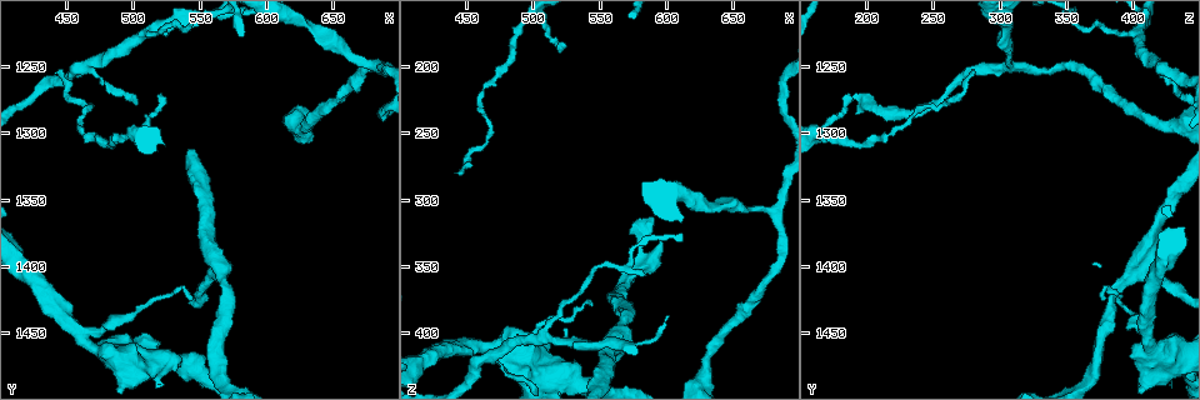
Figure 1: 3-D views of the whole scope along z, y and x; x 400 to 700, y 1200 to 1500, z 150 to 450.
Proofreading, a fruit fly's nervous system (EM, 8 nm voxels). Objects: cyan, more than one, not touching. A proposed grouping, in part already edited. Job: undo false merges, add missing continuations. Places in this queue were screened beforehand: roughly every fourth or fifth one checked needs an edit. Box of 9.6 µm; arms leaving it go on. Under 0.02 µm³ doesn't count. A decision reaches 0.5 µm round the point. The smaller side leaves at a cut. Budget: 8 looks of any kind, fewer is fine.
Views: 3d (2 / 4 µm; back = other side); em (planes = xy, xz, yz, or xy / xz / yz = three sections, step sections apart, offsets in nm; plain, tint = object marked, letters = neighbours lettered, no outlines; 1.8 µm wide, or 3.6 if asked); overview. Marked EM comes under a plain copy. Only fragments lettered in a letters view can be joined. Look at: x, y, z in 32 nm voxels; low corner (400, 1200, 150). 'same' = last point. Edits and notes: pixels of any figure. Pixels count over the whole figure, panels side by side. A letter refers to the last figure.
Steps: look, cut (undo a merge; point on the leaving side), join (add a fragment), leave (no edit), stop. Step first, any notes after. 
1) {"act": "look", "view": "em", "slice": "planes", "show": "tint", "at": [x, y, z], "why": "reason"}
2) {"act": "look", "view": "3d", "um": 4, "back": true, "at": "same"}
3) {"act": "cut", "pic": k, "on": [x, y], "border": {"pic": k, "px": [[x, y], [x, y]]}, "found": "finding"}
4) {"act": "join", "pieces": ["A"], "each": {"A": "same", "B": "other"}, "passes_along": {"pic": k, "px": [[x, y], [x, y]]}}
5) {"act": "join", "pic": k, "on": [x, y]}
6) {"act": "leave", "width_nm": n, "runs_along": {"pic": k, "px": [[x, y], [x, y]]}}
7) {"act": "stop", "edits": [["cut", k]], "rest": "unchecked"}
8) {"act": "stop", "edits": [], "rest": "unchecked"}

{"act": "look", "view": "3d", "um": 2, "back": true, "at": [462, 1456, 410]}

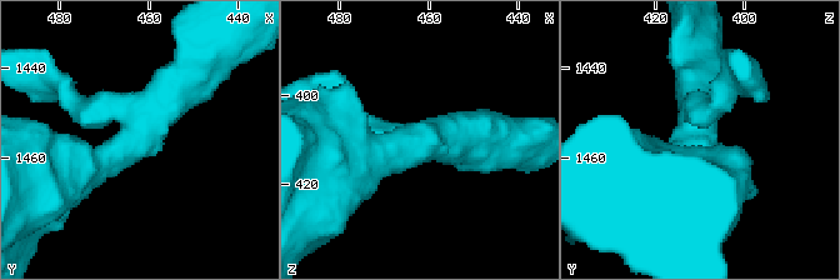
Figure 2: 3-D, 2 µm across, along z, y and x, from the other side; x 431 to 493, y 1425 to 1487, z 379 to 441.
{"act": "look", "view": "em", "slice": "planes", "show": "tint", "at": [462, 1454, 411], "arms": 3, "arm_widths_nm": [160, 340, 500], "why": "need the tissue"}

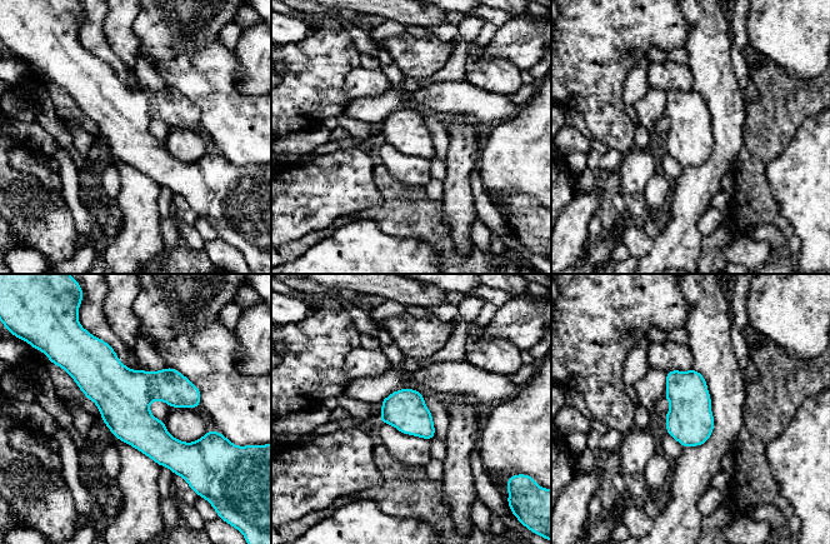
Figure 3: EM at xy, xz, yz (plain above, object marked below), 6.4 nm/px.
{"act": "look", "view": "em", "slice": "planes", "show": "letters", "at": "same"}

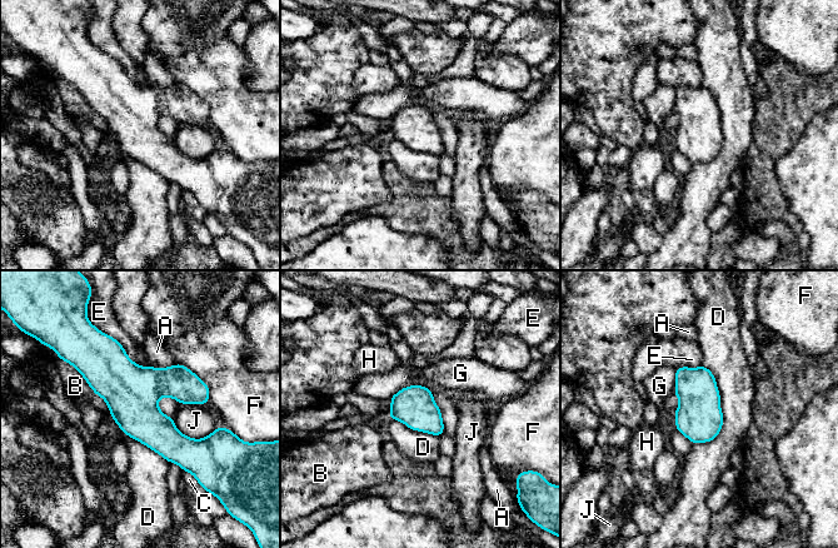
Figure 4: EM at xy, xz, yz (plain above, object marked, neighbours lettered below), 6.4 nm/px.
{"act": "leave", "each": {"A": "other", "B": "other", "C": "other", "D": "other", "E": "other", "F": "other", "G": "other", "H": "other", "J": "other"}, "border": {"pic": 4, "px": [[703, 364], [722, 429], [692, 444]]}, "found": "continuous, no second cell"}

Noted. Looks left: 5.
{"act": "look", "view": "em", "slice": "xz", "step": 4, "show": "letters", "at": [480, 1310, 196], "why": "thin neck"}

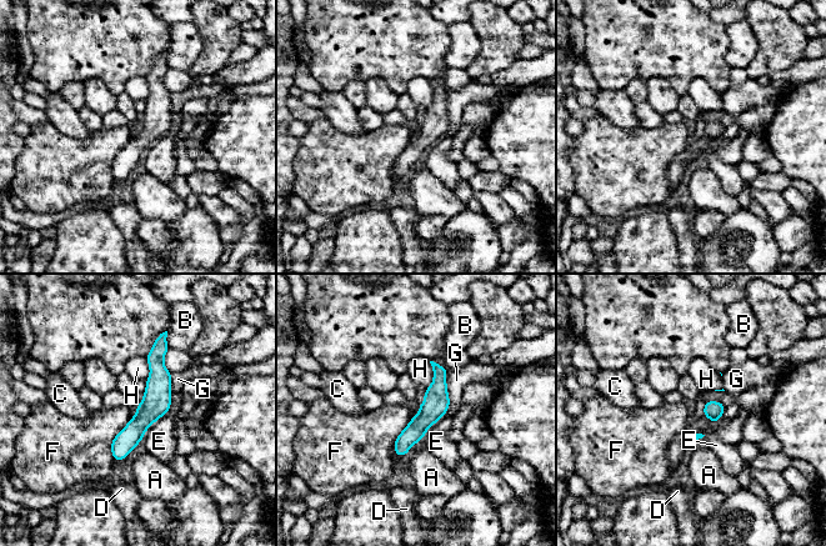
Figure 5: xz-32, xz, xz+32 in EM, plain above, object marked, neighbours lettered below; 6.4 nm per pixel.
{"act": "look", "view": "em", "slice": "planes", "show": "letters", "at": "same"}

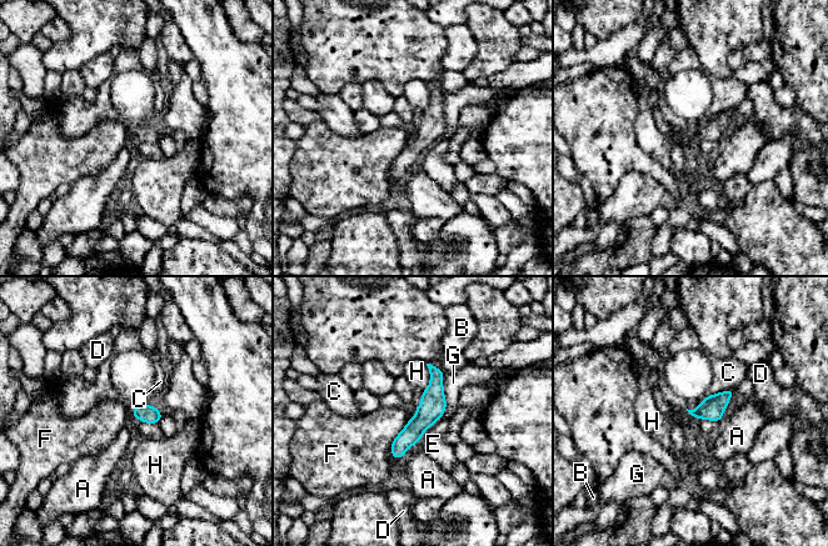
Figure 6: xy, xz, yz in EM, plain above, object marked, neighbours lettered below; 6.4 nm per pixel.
{"act": "leave", "width_nm": 120, "longest_contact_nm": ["F", 240], "each": {"A": "other", "B": "other", "C": "other", "D": "other", "E": "other", "F": "other", "G": "other", "H": "other"}, "found": "continuous, no second cell"}

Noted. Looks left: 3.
{"act": "look", "view": "em", "slice": "xy", "step": 8, "show": "tint", "at": [518, 1274, 188], "why": "thin end"}

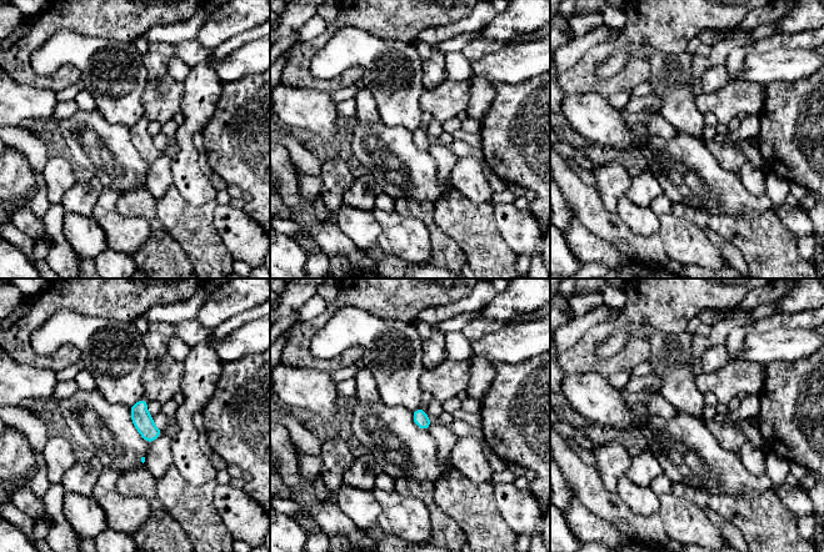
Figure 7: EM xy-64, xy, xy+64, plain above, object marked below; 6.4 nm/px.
{"act": "look", "view": "em", "slice": "planes", "show": "letters", "at": "same"}

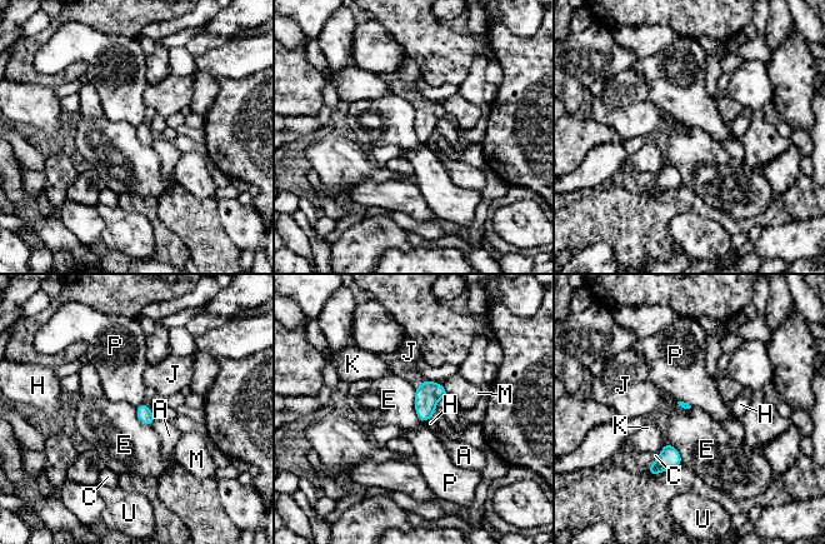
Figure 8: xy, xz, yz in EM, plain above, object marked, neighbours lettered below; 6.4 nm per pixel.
{"act": "leave", "each": {"A": "other", "C": "other", "E": "other", "H": "other", "J": "other", "K": "other", "M": "other", "P": "other", "U": "other"}, "border": {"pic": 8, "px": [[414, 389], [414, 412], [425, 423]]}, "found": "none of them fits"}

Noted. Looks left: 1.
{"act": "stop", "edits": [], "rest": "unchecked"}

